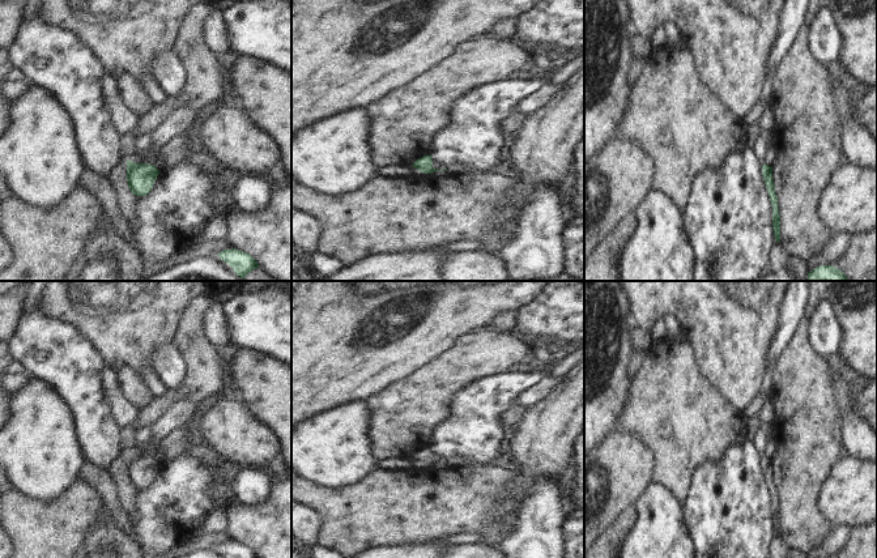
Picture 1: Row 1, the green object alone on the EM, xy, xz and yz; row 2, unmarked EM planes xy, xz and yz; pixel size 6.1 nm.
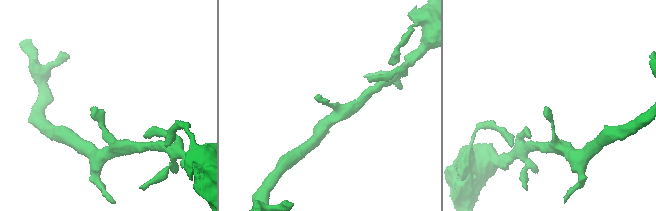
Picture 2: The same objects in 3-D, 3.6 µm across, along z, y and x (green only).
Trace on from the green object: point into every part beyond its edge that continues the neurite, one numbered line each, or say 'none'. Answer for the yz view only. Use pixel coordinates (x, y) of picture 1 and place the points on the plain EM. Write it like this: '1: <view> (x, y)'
none.

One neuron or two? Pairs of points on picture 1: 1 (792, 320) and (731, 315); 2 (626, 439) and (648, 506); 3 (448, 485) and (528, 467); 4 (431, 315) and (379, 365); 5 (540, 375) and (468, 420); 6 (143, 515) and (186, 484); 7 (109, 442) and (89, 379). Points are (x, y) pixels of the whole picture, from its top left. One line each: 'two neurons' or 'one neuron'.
1: two neurons
2: two neurons
3: two neurons
4: one neuron
5: one neuron
6: one neuron
7: one neuron

